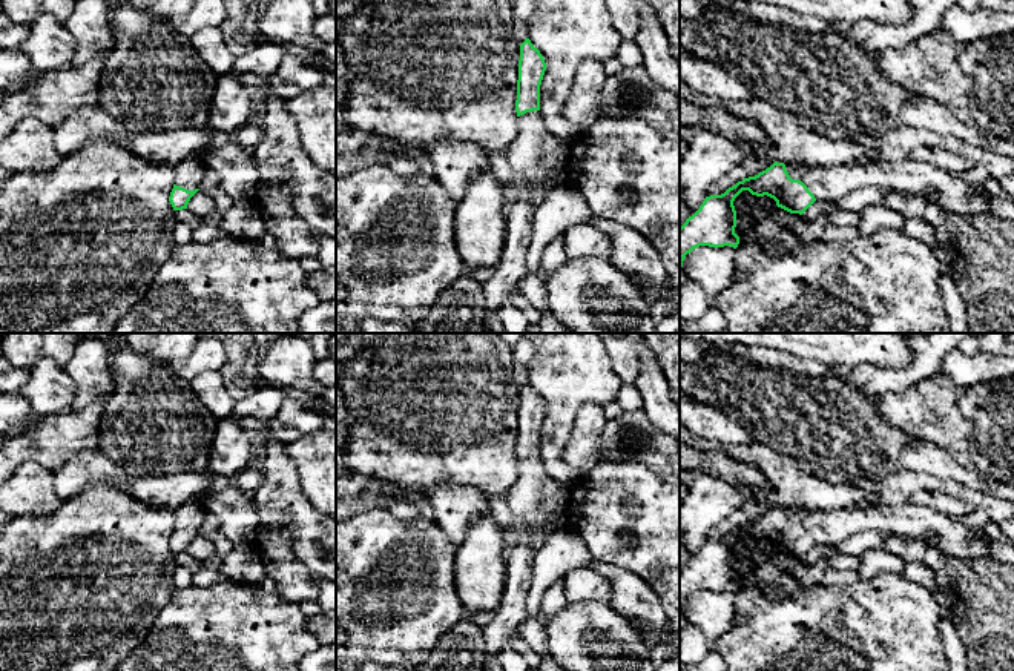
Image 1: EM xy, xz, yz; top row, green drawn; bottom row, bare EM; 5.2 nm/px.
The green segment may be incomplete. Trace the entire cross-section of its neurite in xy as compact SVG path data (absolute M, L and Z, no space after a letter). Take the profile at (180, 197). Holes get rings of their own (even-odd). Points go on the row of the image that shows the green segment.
M196 155L175 166L175 184L169 197L173 210L187 209L190 198L199 190L204 172L206 166Z

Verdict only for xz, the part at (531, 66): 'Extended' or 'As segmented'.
Extended

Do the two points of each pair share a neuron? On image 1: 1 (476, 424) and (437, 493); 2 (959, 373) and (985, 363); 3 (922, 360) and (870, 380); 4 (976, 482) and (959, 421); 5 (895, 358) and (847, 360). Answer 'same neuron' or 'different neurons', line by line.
1: different neurons
2: same neuron
3: same neuron
4: different neurons
5: same neuron

